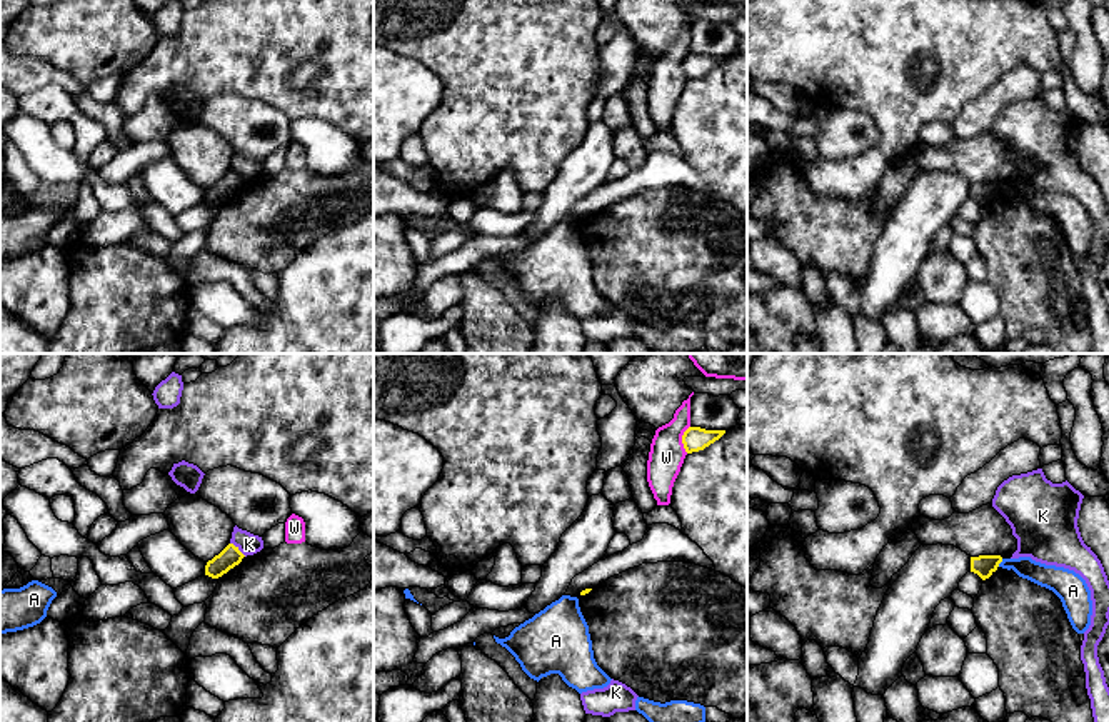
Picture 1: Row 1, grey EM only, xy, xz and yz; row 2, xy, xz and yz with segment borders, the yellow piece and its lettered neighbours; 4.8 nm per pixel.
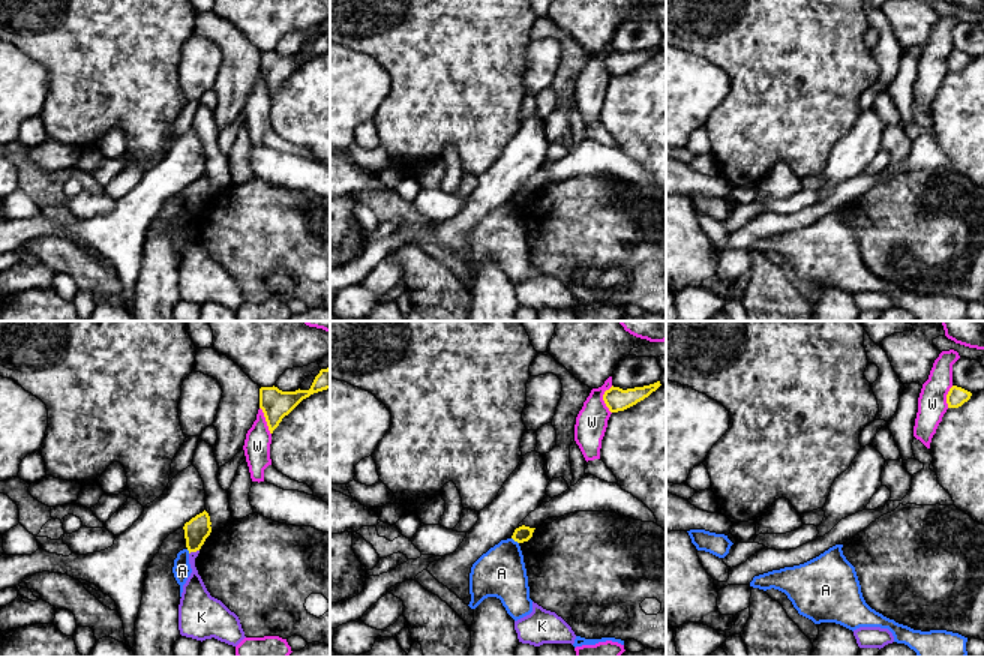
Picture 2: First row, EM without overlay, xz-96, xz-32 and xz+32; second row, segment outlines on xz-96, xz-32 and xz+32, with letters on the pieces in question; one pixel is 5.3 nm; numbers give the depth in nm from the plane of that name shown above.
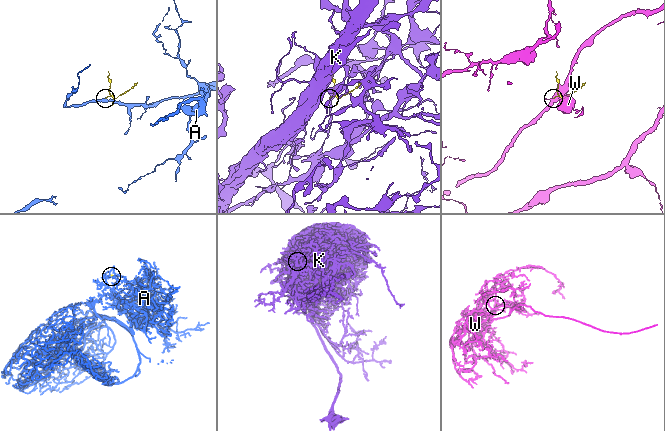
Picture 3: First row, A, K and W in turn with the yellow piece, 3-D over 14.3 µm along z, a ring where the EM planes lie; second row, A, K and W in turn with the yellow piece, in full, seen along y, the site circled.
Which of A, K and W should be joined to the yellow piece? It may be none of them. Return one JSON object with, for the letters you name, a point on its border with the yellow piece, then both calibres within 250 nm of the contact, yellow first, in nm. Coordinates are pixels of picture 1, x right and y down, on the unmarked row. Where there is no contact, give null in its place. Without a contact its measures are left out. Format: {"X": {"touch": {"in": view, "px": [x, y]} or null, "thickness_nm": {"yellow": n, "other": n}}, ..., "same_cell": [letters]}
{"same_cell": []}

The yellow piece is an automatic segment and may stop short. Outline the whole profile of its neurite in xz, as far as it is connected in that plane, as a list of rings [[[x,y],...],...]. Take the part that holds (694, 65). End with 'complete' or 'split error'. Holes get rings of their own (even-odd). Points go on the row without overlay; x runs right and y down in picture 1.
[[[689,53],[682,62],[682,70],[687,80],[704,77],[719,67],[725,57],[705,57],[700,53]]]; complete

